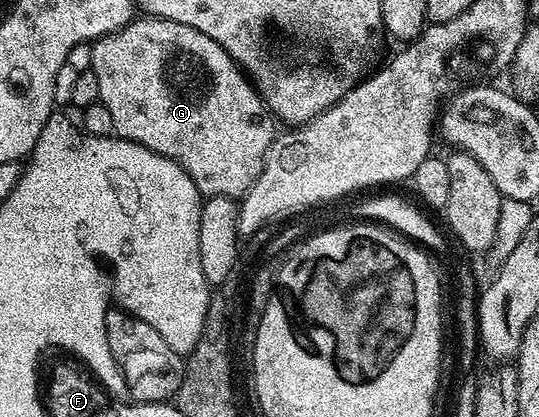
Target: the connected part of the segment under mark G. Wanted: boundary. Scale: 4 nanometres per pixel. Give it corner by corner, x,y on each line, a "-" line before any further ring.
135,18
120,30
110,32
107,36
101,36
100,39
93,41
92,70
96,74
96,82
100,82
98,99
112,114
113,135
123,136
125,140
136,142
172,162
176,162
186,171
188,178
192,178
192,182
196,182
203,197
233,196
241,198
252,186
252,182
256,182
262,169
262,163
266,160
266,151
270,149
270,144
276,135
276,129
274,129
276,120
270,109
266,107
266,102
262,99
259,89
257,87
254,89
249,84
251,81
248,79
247,73
216,41
208,38
208,34
200,34
200,30
196,30
192,26
184,26
180,22
172,22
171,20

